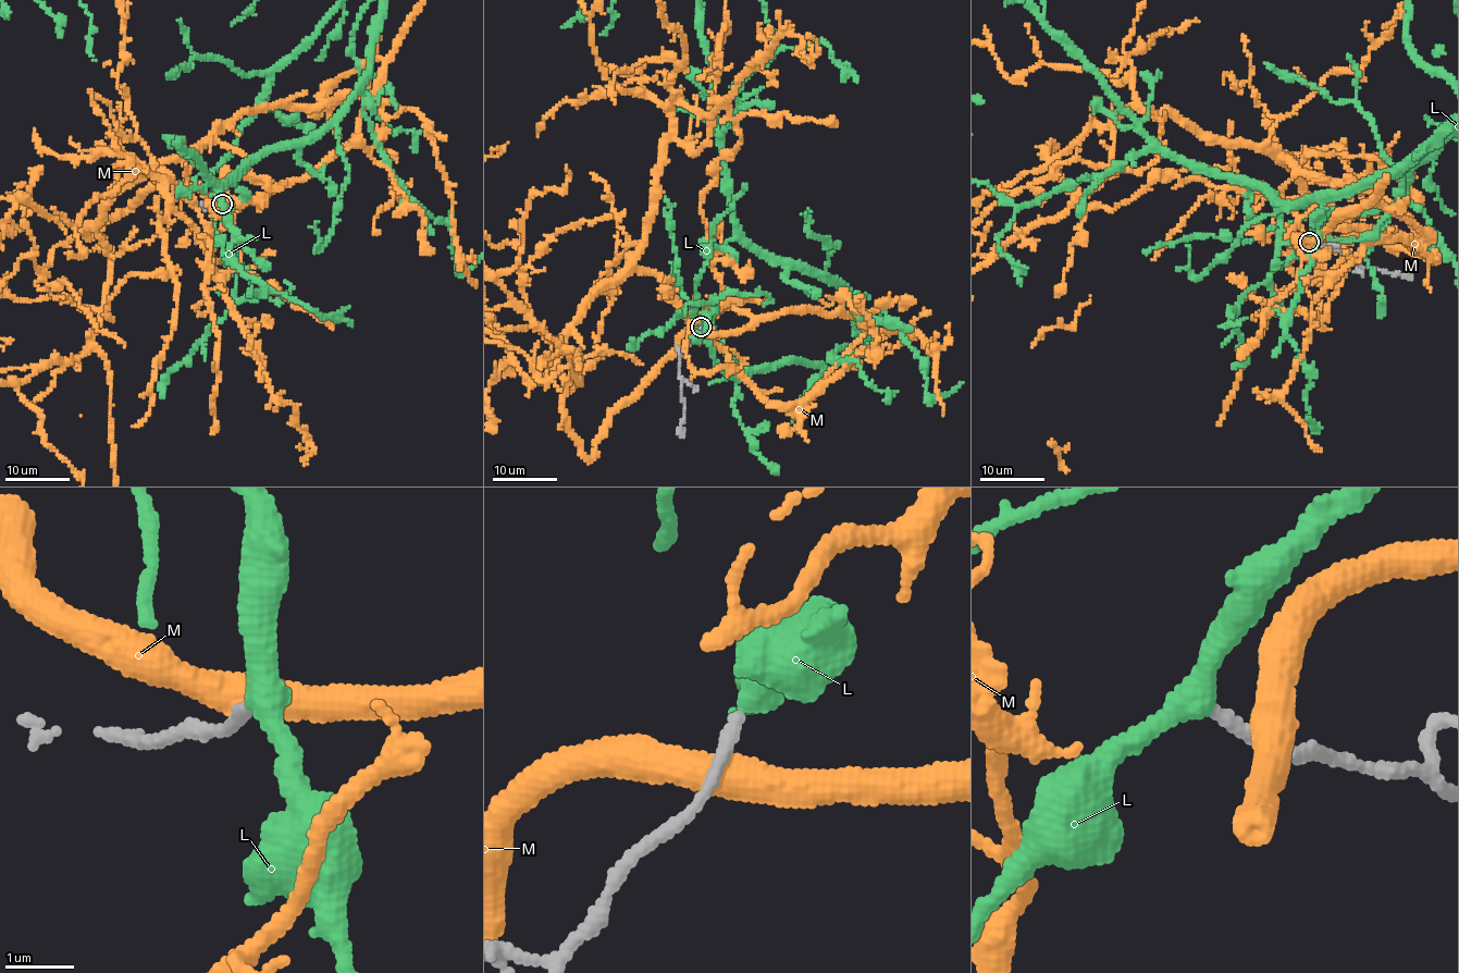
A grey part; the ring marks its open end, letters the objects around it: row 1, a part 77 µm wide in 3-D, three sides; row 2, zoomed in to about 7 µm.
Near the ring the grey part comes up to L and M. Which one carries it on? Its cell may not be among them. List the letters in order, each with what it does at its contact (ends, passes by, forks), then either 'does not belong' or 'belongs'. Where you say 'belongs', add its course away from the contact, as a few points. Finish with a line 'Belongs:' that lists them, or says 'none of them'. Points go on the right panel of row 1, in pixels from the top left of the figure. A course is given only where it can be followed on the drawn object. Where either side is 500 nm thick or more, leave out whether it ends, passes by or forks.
L: it passes by; belongs
M: it passes by; does not belong
Belongs: L

